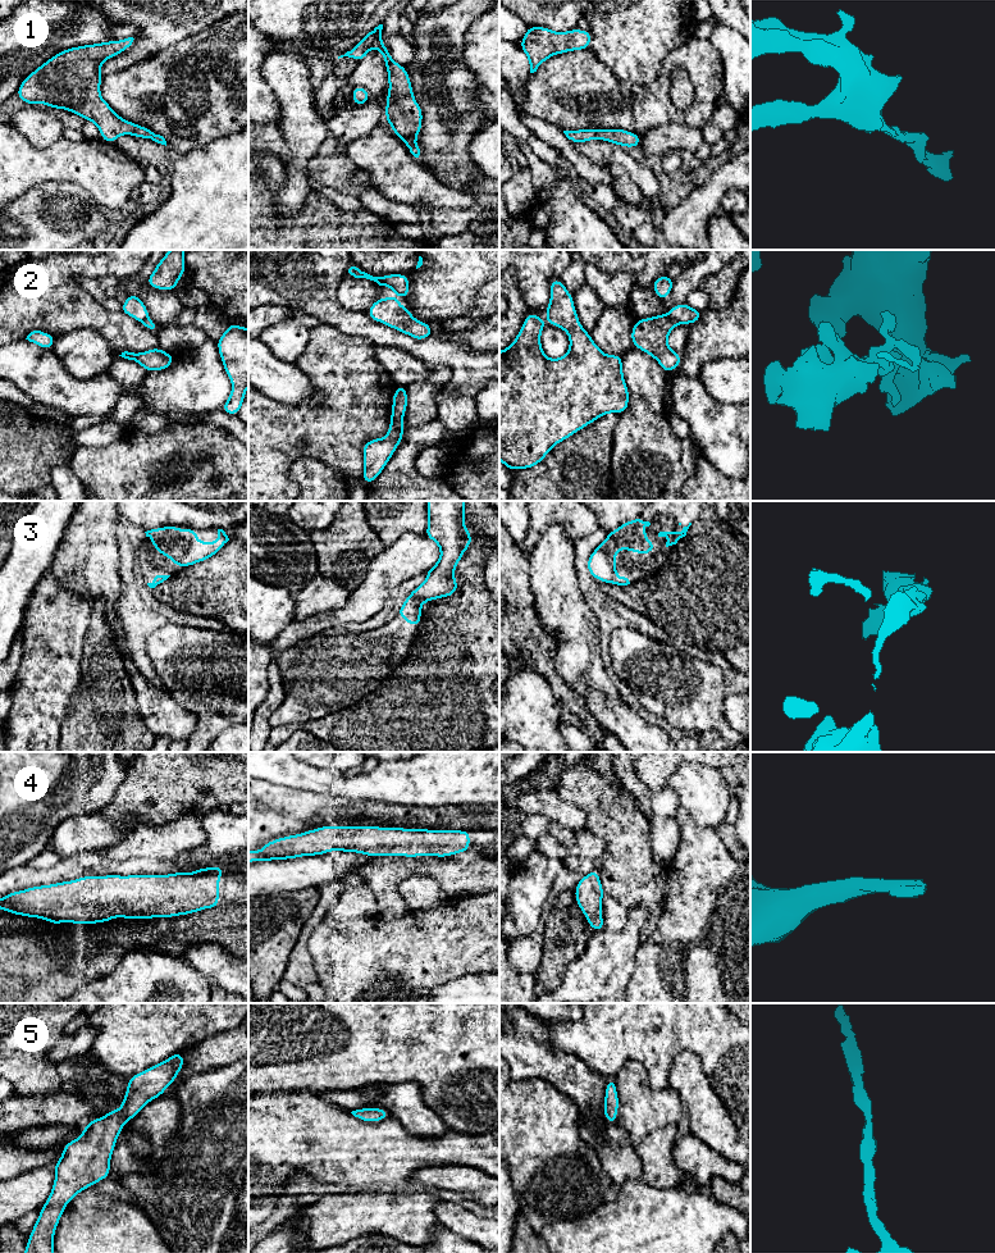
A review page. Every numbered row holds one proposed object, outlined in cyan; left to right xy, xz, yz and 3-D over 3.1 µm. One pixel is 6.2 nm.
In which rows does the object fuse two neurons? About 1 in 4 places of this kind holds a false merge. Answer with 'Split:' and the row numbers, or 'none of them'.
Split: 2

